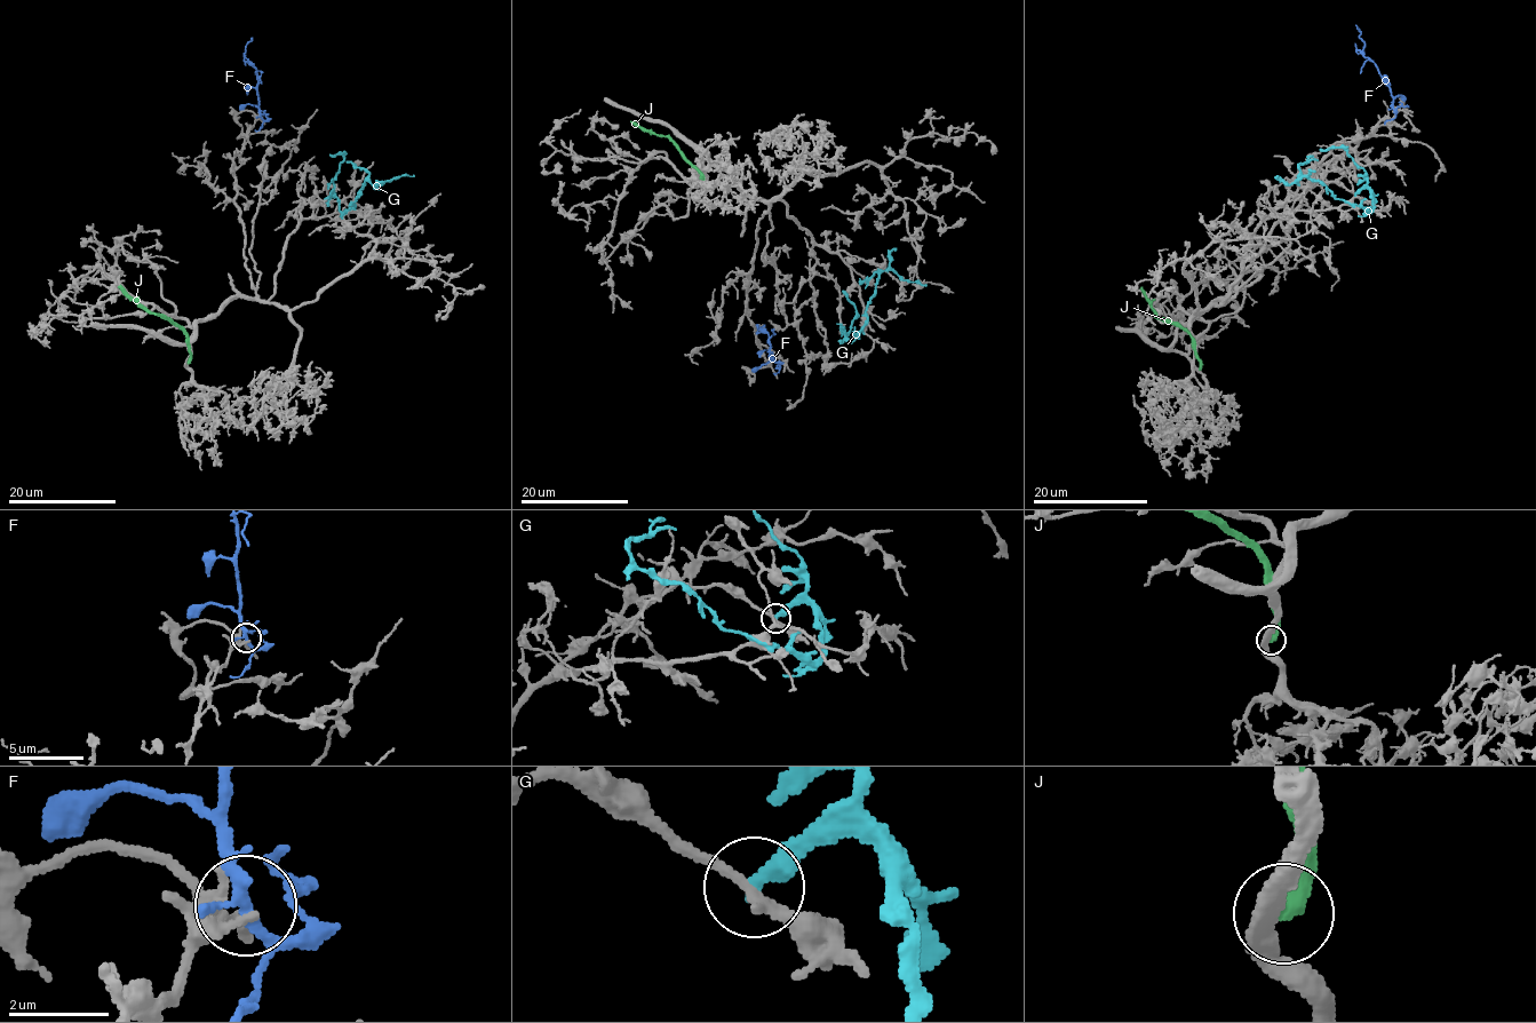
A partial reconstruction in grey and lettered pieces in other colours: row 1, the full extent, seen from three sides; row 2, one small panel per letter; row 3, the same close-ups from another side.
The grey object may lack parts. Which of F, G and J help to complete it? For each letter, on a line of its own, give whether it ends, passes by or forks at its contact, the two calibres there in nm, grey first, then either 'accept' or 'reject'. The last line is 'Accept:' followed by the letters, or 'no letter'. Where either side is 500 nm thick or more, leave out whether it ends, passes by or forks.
F: it forks there; 220 nm thick on the grey side, 200 nm on the other; reject
G: it ends there; 240 nm thick on the grey side, 360 nm on the other; reject
J: it ends there; 320 nm thick on the grey side, 420 nm on the other; reject
Accept: no letter

